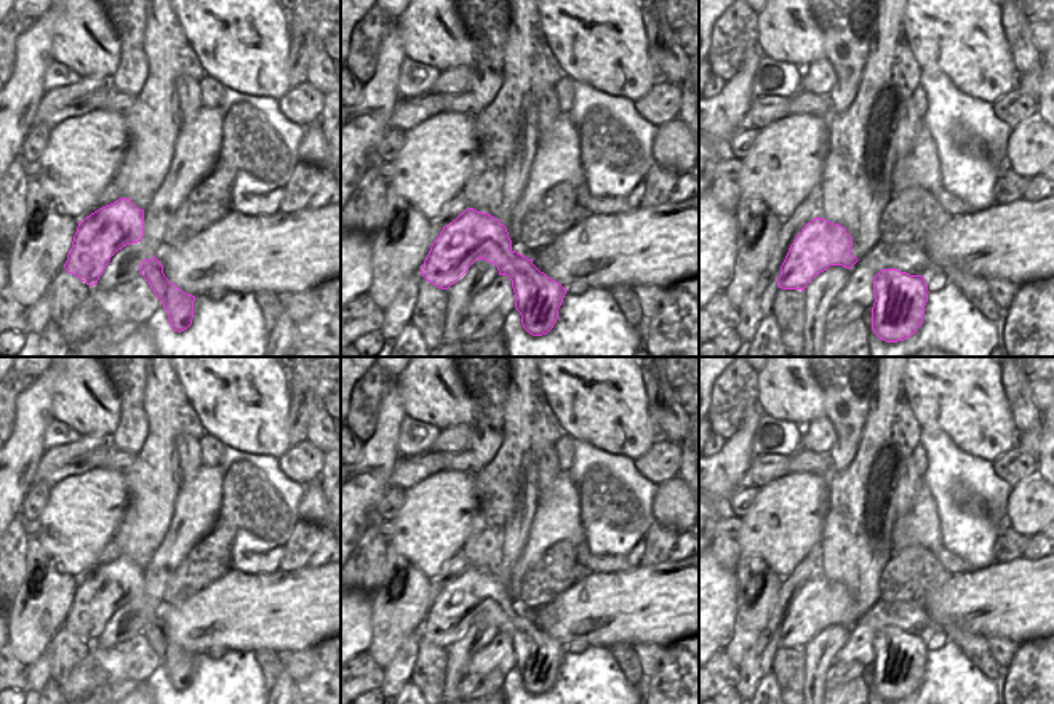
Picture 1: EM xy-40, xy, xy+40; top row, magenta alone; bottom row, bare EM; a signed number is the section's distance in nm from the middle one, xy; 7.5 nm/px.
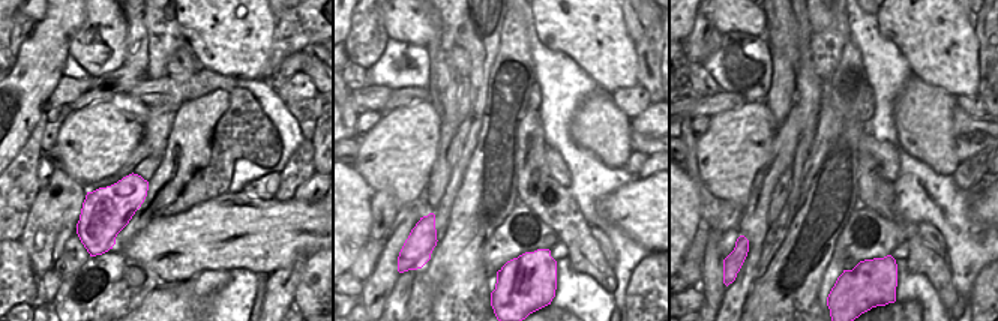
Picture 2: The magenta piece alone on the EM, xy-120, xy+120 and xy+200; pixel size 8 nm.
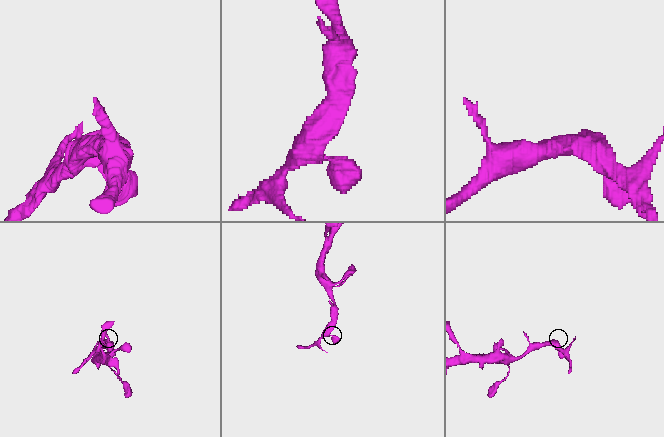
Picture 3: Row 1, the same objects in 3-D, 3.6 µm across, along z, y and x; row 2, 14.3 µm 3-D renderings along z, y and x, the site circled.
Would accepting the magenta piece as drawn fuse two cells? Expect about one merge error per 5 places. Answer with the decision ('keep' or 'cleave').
keep

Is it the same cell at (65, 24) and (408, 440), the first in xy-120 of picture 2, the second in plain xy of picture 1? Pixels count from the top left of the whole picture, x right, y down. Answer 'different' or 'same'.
different

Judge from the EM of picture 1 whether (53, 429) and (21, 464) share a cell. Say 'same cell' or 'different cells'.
different cells

